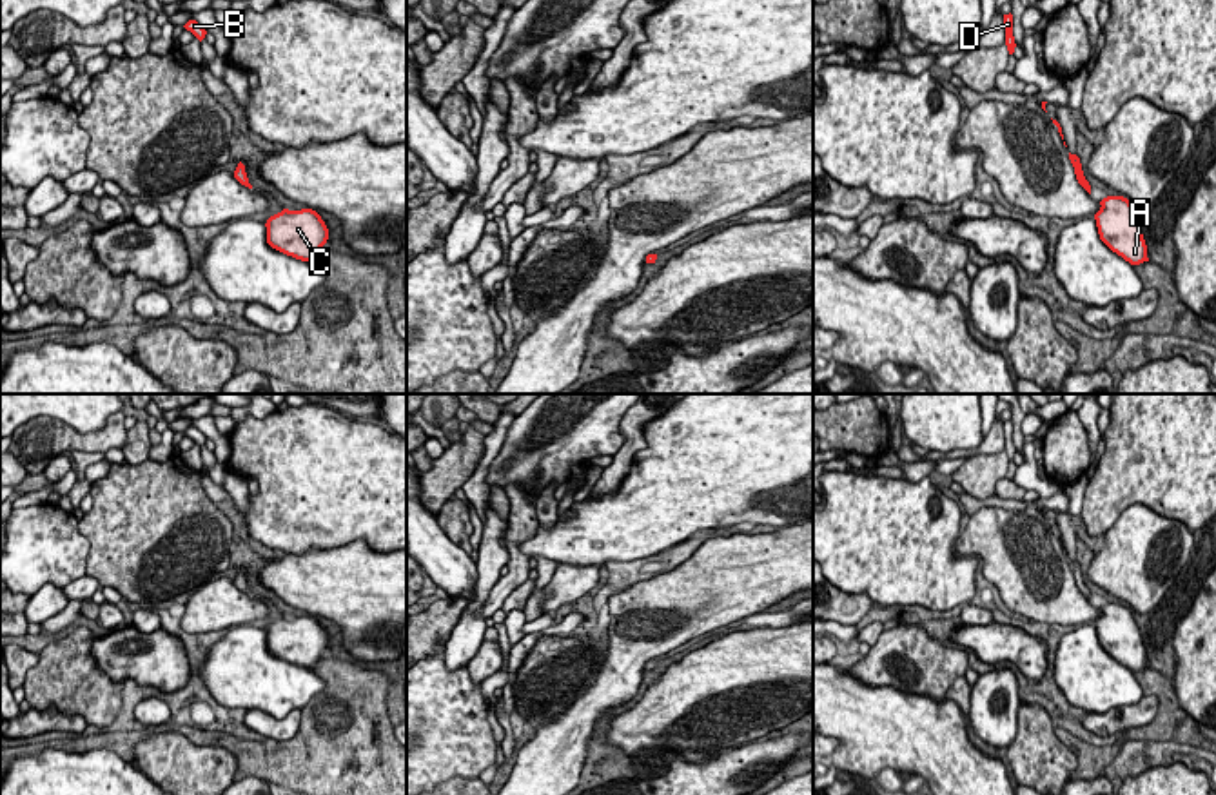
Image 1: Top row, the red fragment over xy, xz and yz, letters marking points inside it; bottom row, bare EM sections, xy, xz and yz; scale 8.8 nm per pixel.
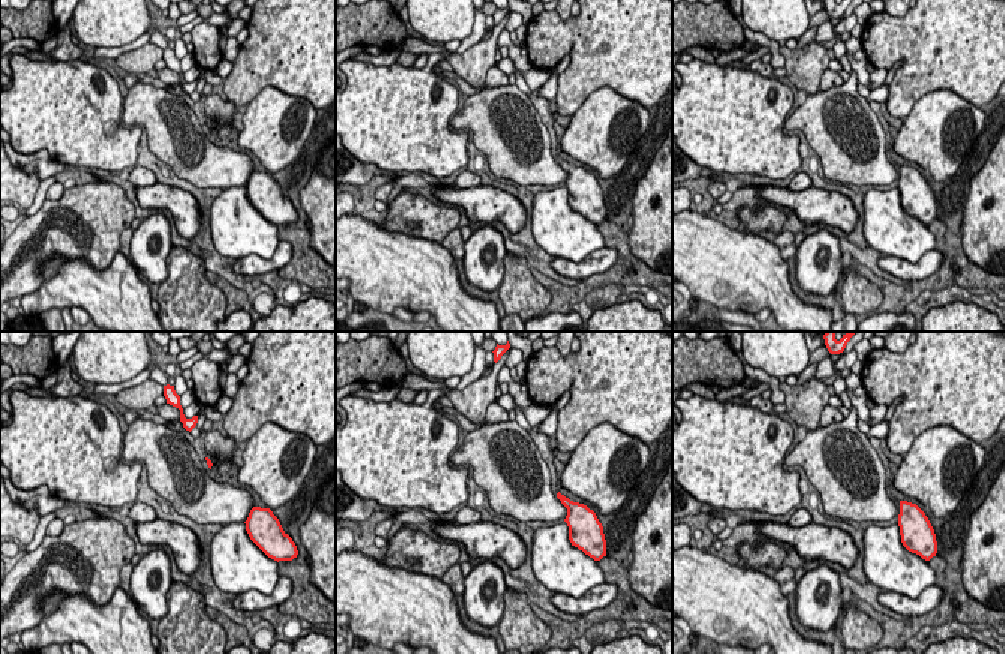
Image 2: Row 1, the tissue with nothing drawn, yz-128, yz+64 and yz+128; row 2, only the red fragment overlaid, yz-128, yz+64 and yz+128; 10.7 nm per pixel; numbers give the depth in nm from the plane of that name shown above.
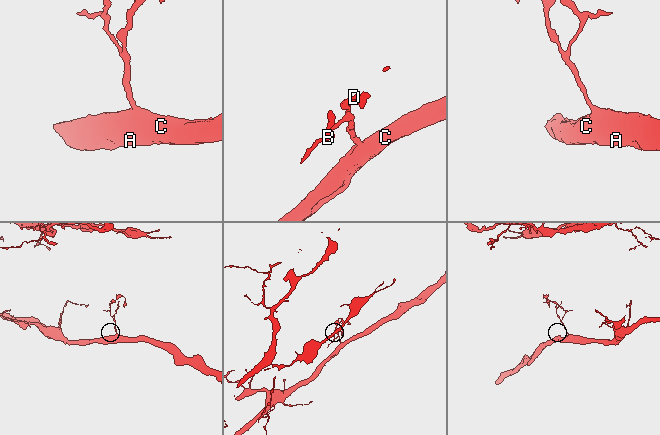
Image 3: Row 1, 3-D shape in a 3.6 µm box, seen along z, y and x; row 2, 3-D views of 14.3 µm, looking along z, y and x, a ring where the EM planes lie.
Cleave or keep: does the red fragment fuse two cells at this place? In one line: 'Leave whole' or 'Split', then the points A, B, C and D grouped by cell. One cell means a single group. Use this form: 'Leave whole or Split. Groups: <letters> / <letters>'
Leave whole. Groups: A B C D

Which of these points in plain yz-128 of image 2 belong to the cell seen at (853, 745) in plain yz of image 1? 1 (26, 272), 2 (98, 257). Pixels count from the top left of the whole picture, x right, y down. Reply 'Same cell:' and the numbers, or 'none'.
Same cell: none

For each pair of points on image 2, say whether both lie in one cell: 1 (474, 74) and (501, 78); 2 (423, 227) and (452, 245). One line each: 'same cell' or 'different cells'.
1: different cells
2: different cells

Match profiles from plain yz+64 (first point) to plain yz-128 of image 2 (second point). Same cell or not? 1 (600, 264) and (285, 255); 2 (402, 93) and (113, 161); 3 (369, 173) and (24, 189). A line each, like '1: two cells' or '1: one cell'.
1: one cell
2: one cell
3: two cells

